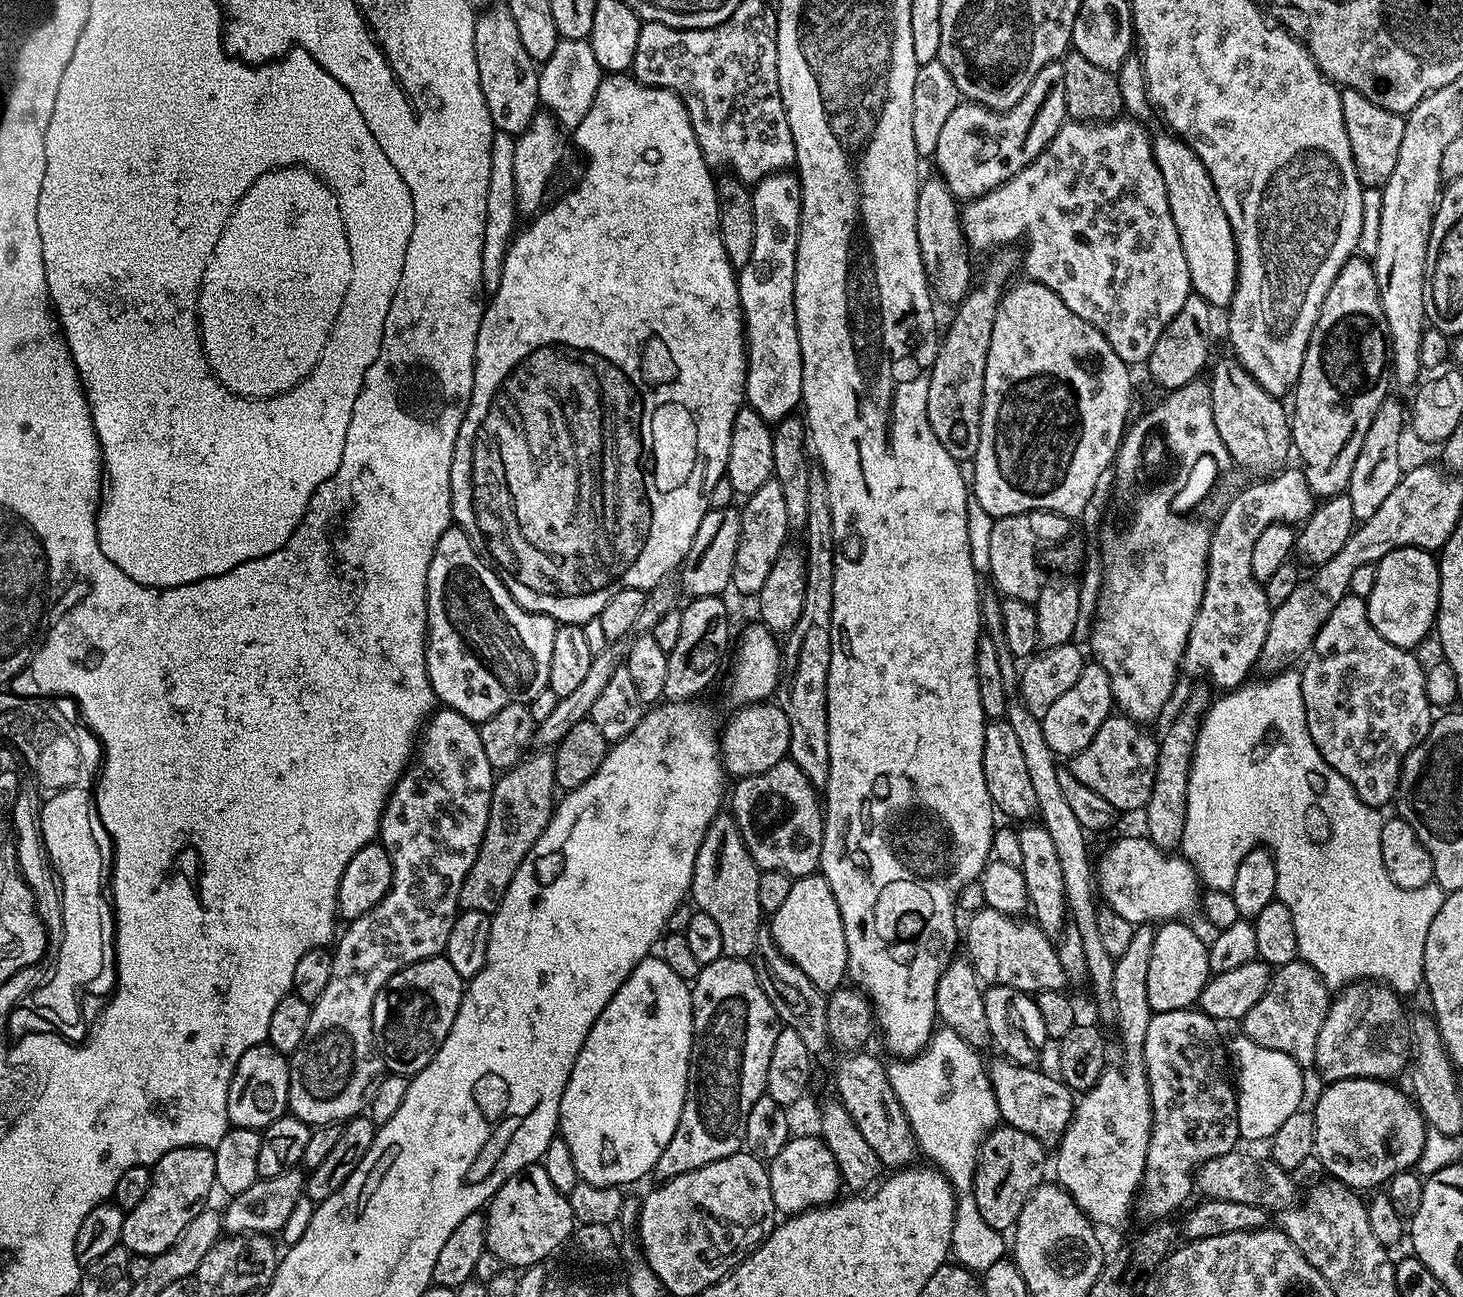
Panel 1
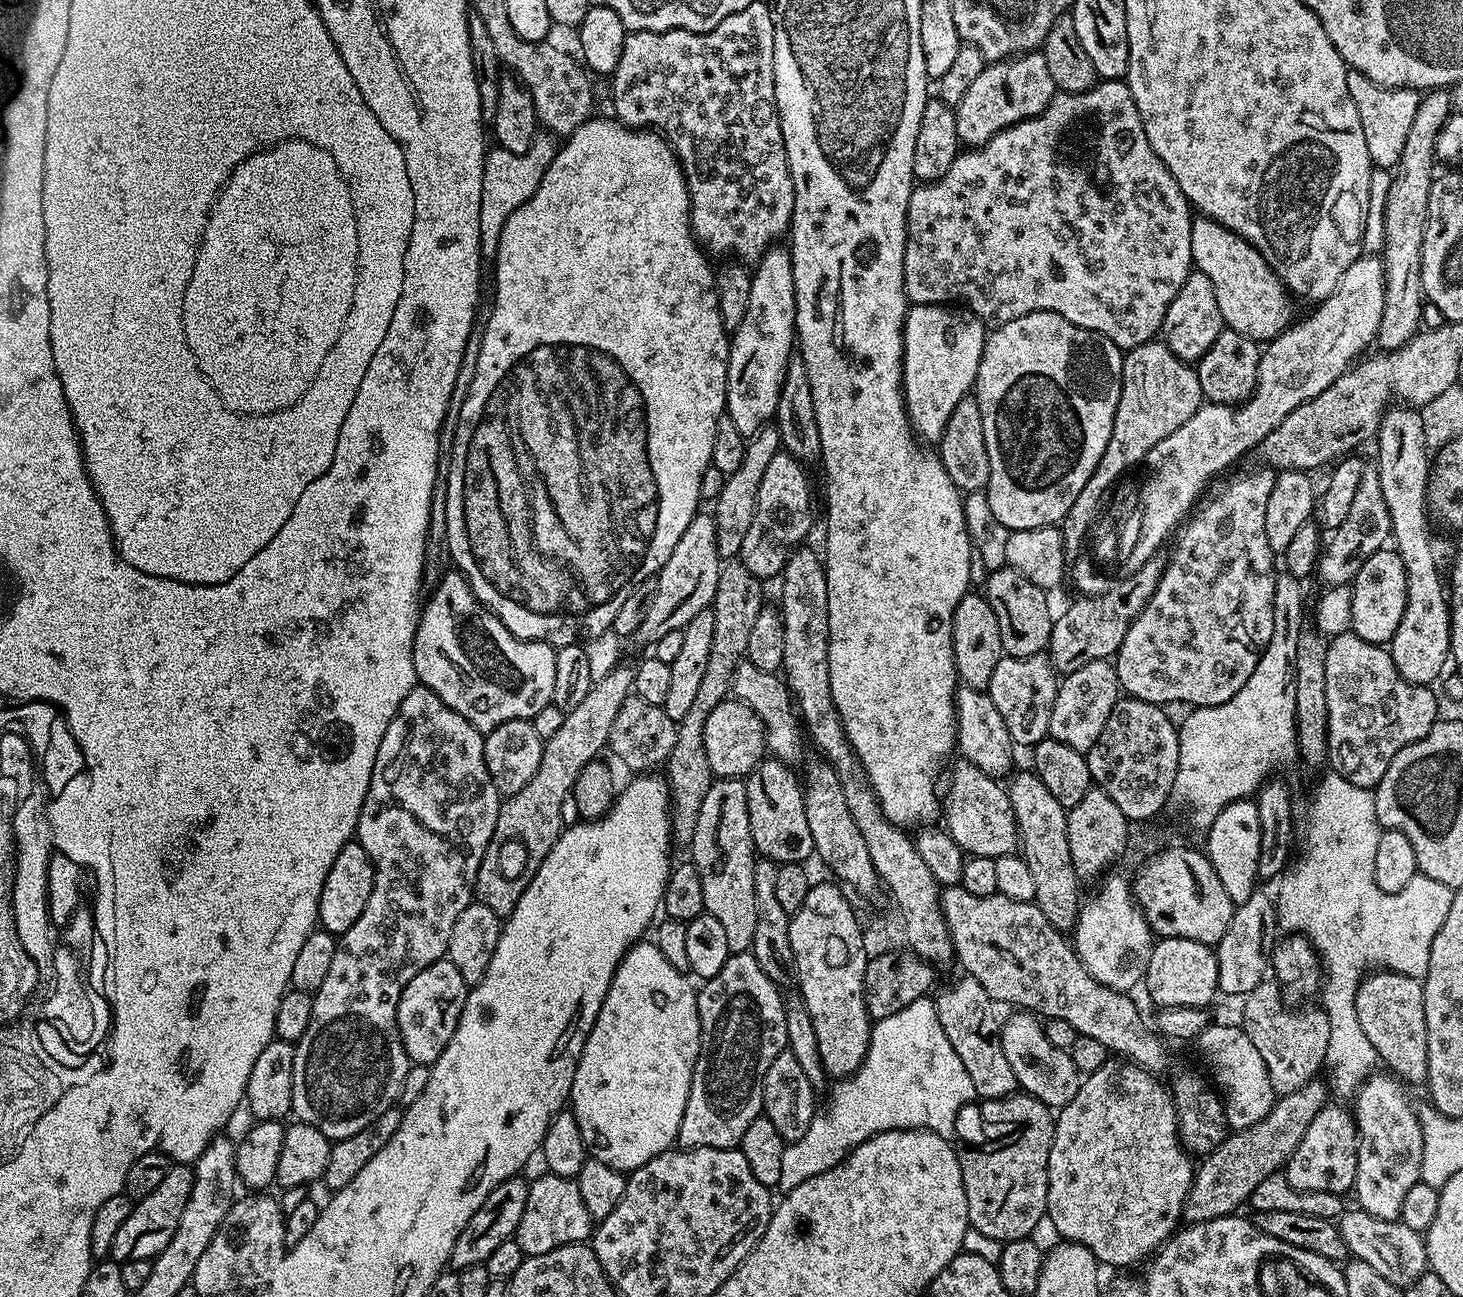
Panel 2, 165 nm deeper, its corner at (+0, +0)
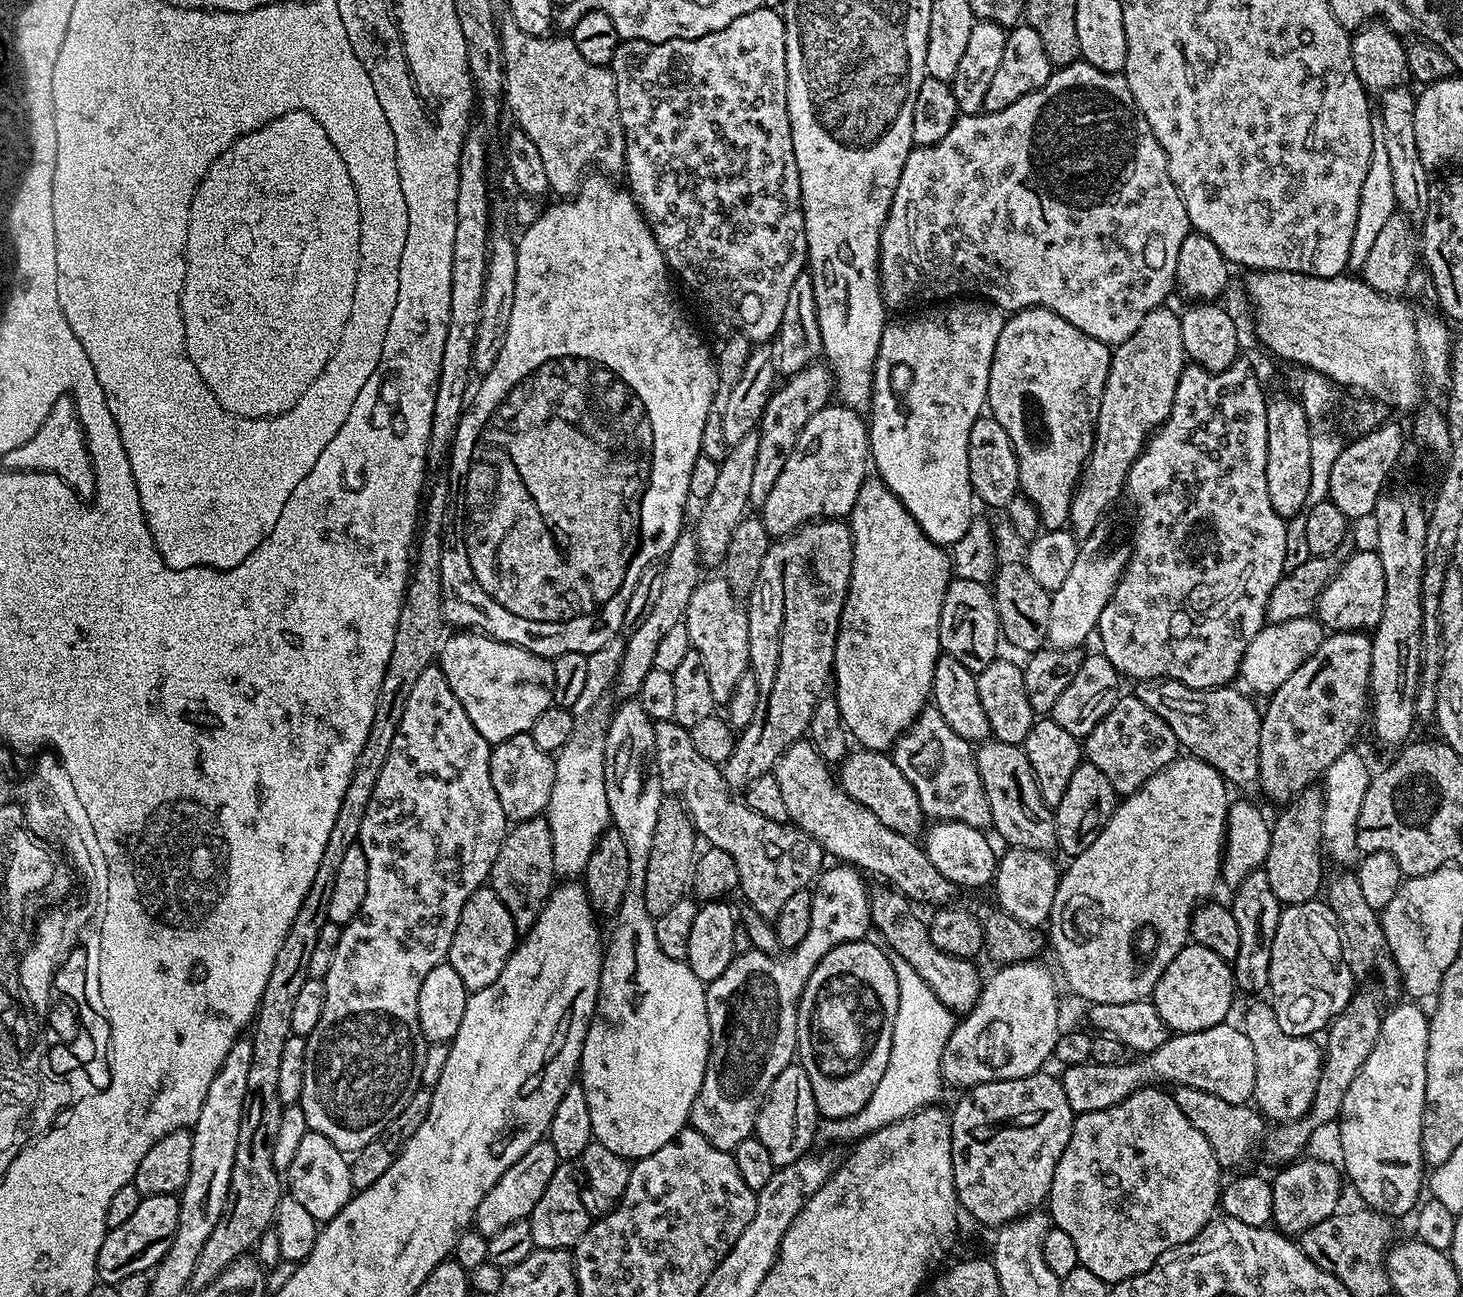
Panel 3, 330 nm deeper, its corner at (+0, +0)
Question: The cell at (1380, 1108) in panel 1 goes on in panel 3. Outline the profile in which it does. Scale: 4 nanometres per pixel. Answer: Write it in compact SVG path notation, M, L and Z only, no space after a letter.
M1297 1159L1287 1166L1281 1167L1277 1176L1271 1177L1272 1193L1274 1194L1274 1210L1272 1211L1272 1224L1276 1231L1283 1232L1285 1236L1292 1238L1305 1232L1310 1226L1318 1226L1326 1218L1336 1215L1340 1204L1340 1180L1342 1184L1342 1172L1339 1167L1327 1164L1324 1160Z

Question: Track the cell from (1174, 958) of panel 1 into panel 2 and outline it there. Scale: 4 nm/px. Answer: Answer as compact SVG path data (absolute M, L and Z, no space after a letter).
M1165 936L1157 939L1152 946L1148 969L1142 981L1143 987L1148 987L1148 996L1160 1008L1173 1008L1174 1006L1190 1006L1191 1008L1209 1007L1215 996L1218 996L1218 962L1215 951L1202 942L1194 942L1190 938L1174 938Z

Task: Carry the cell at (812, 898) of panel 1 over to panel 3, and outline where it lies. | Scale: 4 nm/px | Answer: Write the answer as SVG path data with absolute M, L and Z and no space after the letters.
M865 938L831 948L822 962L818 962L814 974L810 974L796 1006L798 1063L806 1070L806 1078L810 1078L816 1108L825 1120L858 1114L858 1110L870 1102L870 1094L874 1094L878 1082L882 1082L886 1062L890 1062L894 1018L898 1014L898 978L894 966L888 961L889 953L880 944L881 949L870 941Z

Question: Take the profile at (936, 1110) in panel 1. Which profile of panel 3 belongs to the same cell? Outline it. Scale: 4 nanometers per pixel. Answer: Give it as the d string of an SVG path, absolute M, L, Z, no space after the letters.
M891 953L888 961L896 971L900 993L898 1014L894 1018L890 1062L886 1062L886 1074L882 1074L882 1082L878 1082L874 1094L870 1094L870 1102L866 1102L866 1106L862 1106L858 1114L850 1118L819 1121L818 1136L821 1141L837 1140L840 1144L851 1145L869 1136L871 1132L882 1130L882 1126L909 1116L911 1112L935 1105L939 1101L936 1099L939 1098L940 1091L945 1091L940 1059L954 1027L954 1012L935 997L934 991L901 954Z

